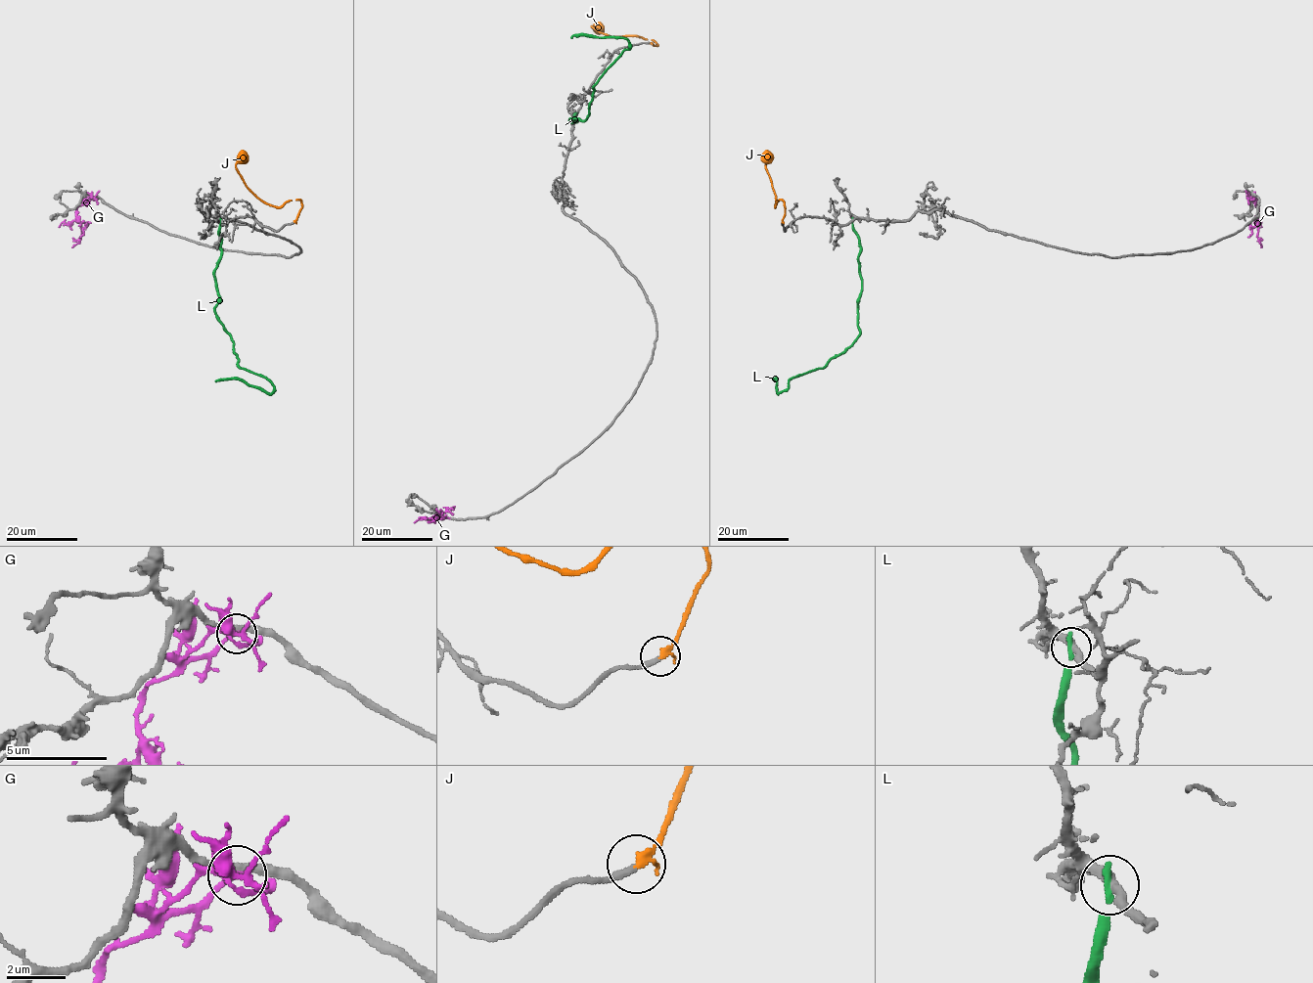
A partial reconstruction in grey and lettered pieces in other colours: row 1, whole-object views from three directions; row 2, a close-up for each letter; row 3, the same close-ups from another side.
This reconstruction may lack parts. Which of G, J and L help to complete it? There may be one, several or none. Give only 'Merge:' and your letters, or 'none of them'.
Merge: J

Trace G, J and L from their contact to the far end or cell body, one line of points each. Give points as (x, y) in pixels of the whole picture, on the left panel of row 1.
G: (93, 198), (76, 208), (81, 237), (71, 247)
J: (294, 222), (301, 206), (299, 200), (273, 206), (246, 186), (235, 166), (247, 155)
L: (221, 220), (215, 314), (234, 343), (238, 365), (264, 377), (273, 391), (239, 379), (215, 381)

